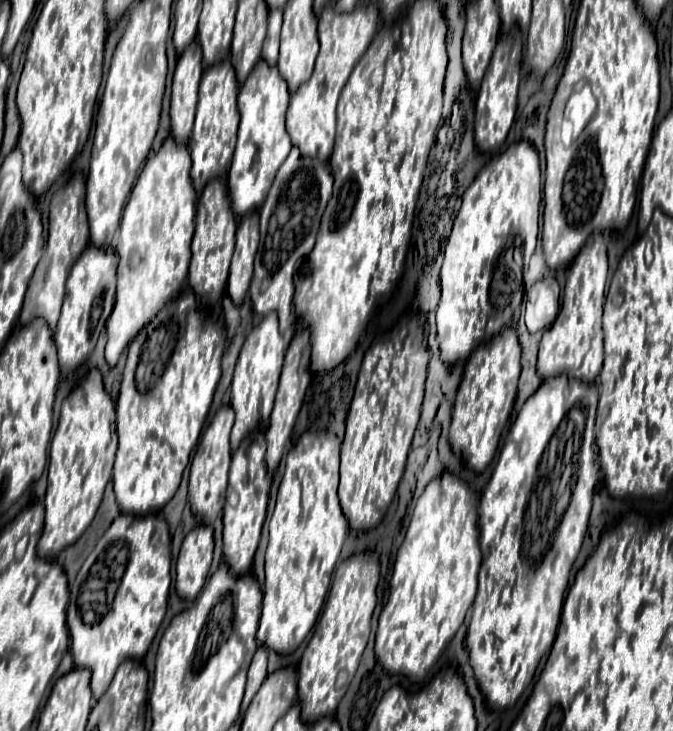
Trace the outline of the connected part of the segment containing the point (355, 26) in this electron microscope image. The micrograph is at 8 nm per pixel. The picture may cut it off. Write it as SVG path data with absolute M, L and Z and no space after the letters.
M358 3L352 13L336 13L332 7L326 7L318 21L318 39L320 53L316 59L316 69L308 83L304 83L290 97L290 107L286 115L286 129L292 143L300 149L300 155L328 159L334 147L336 135L336 105L340 91L346 85L354 65L360 61L360 55L366 53L376 31L380 27L380 15L374 3Z

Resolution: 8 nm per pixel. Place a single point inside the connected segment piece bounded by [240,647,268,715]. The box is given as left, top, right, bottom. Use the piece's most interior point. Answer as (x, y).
(257, 674)

